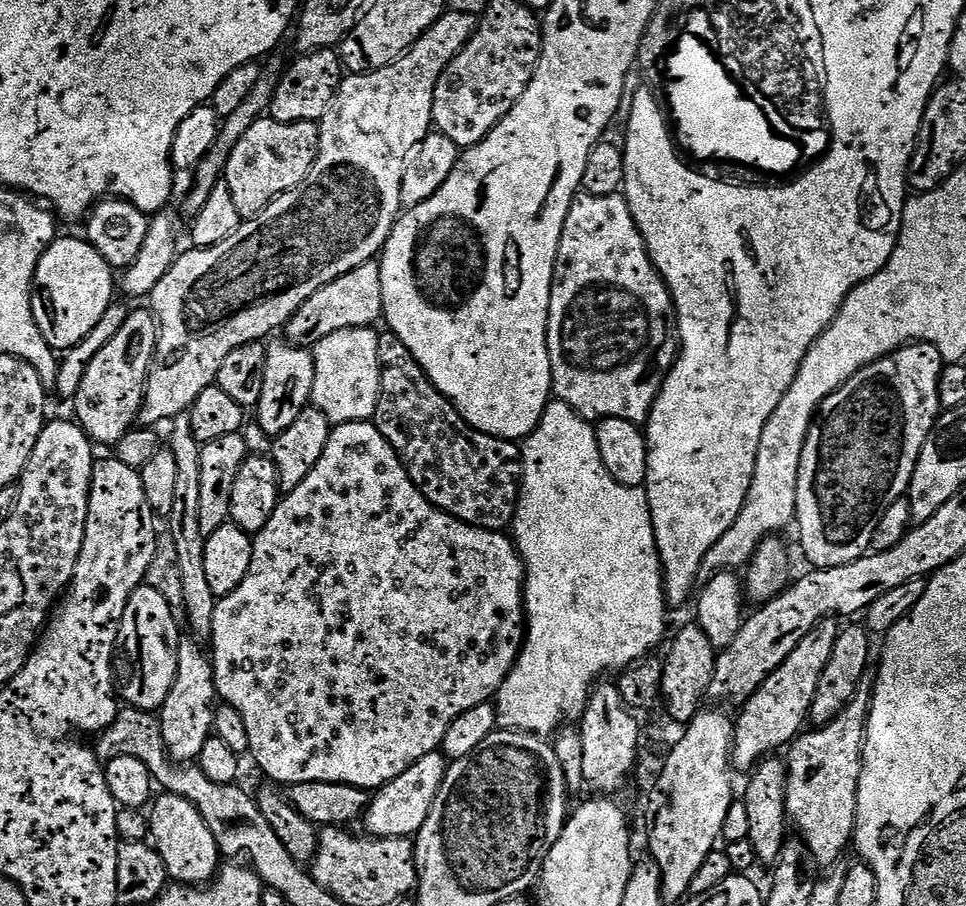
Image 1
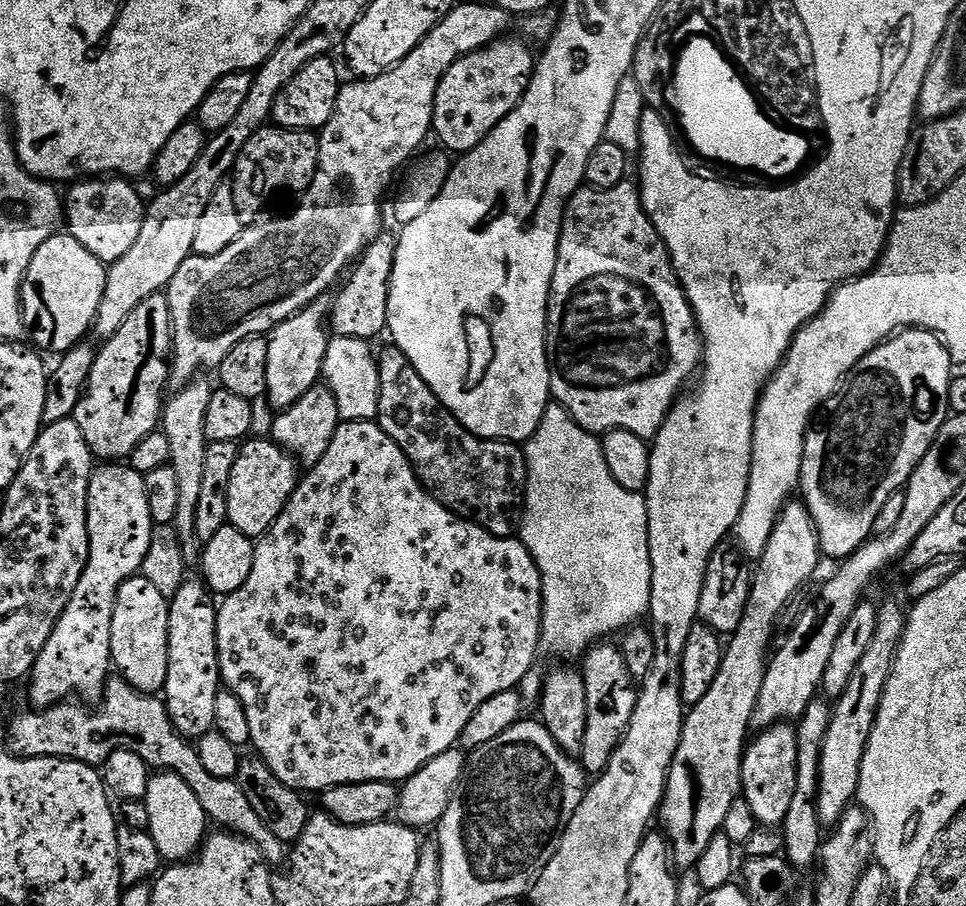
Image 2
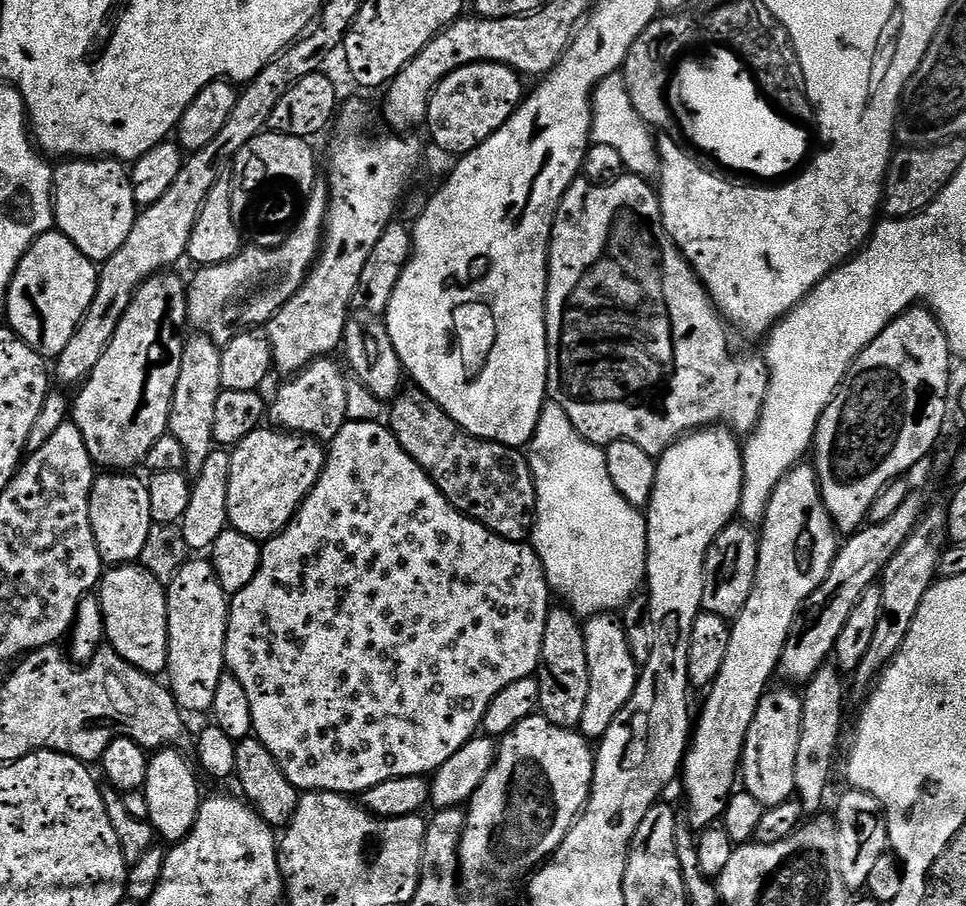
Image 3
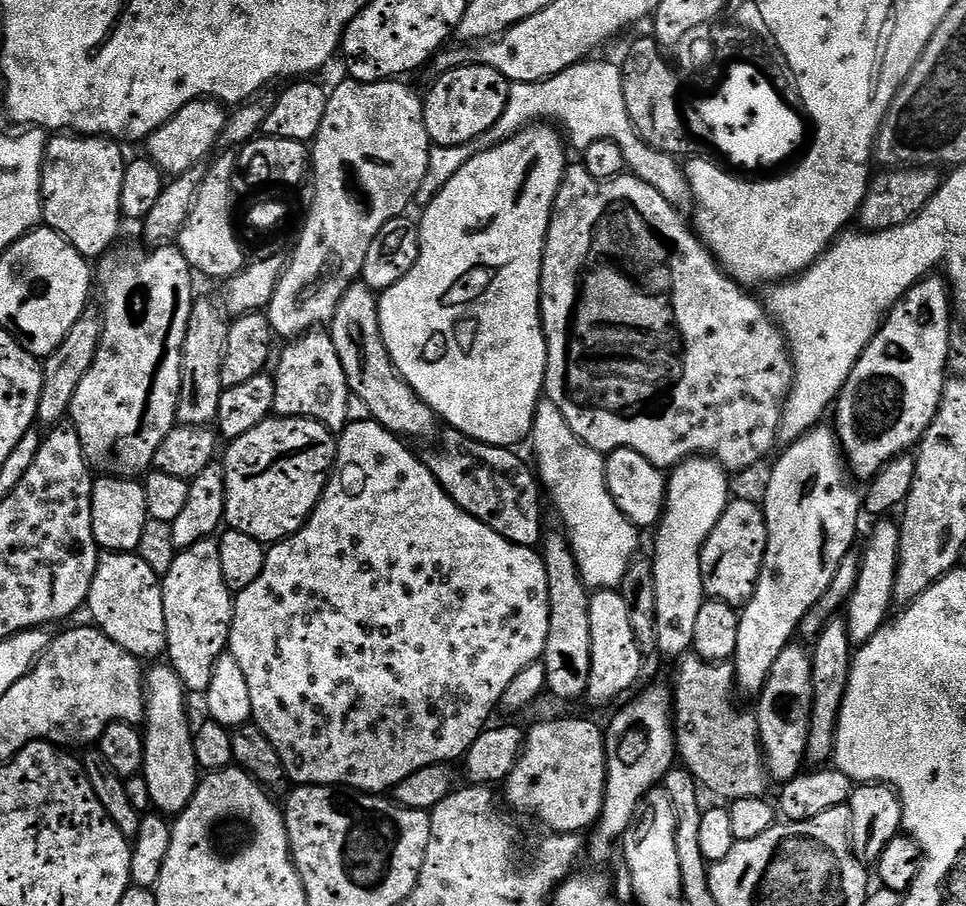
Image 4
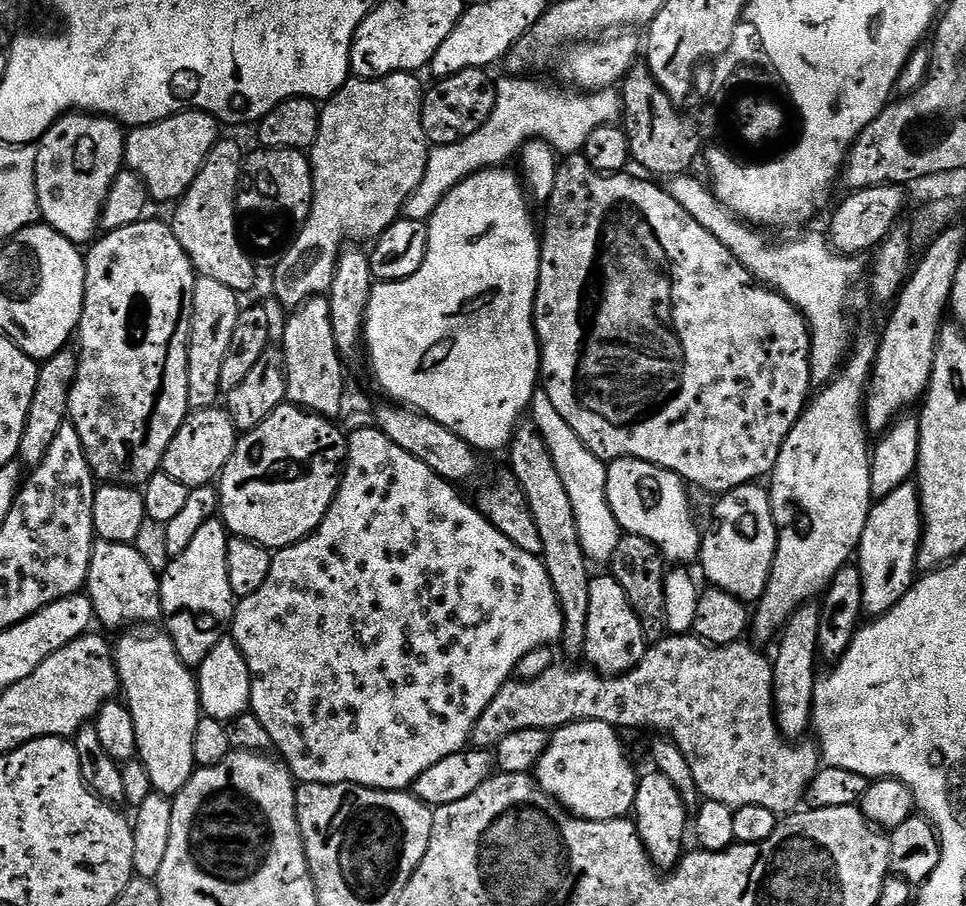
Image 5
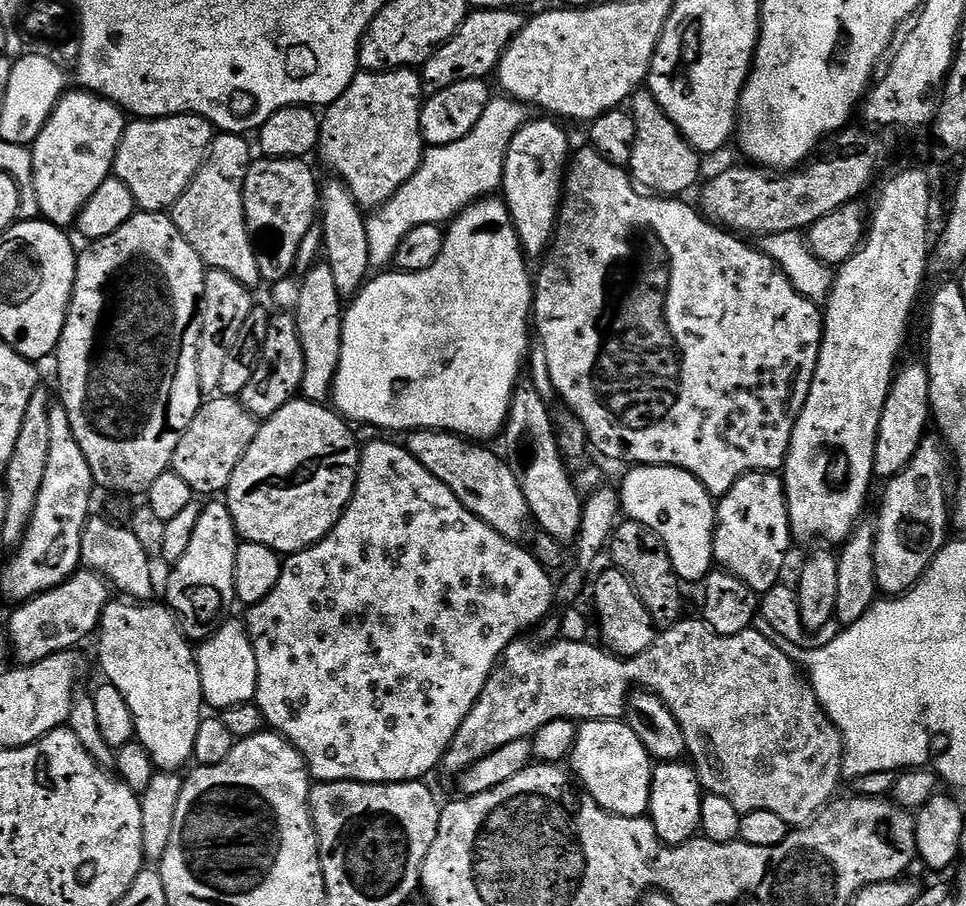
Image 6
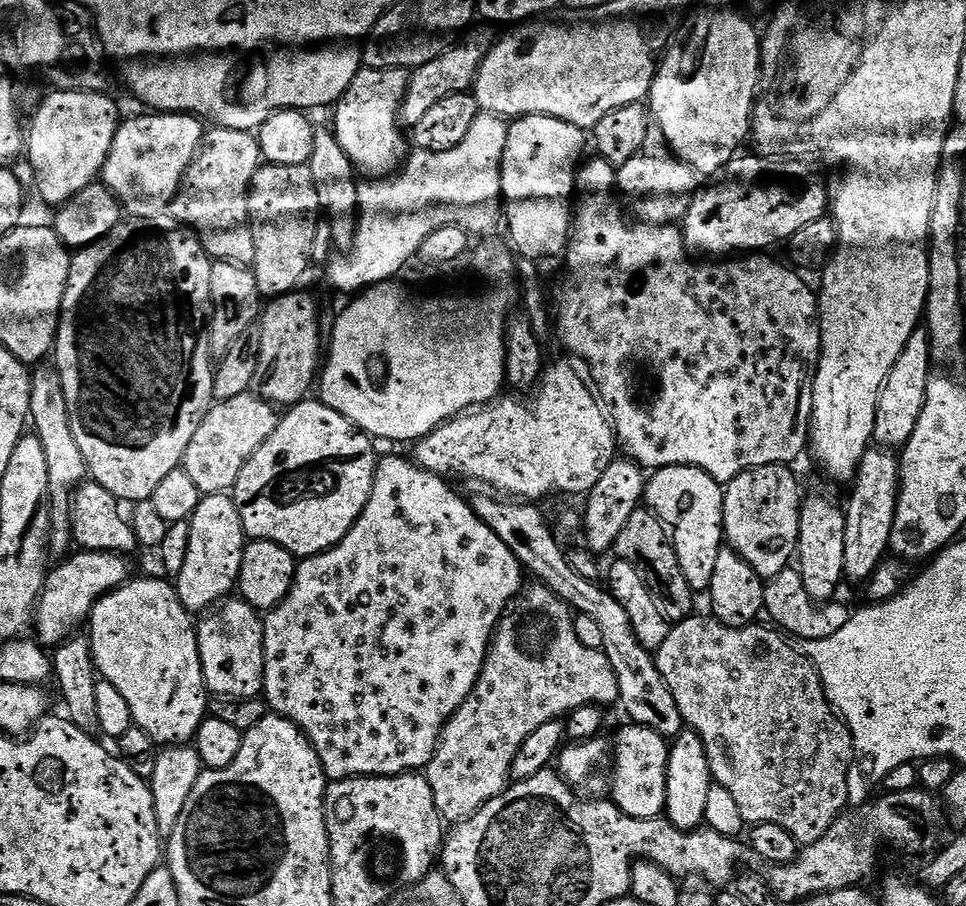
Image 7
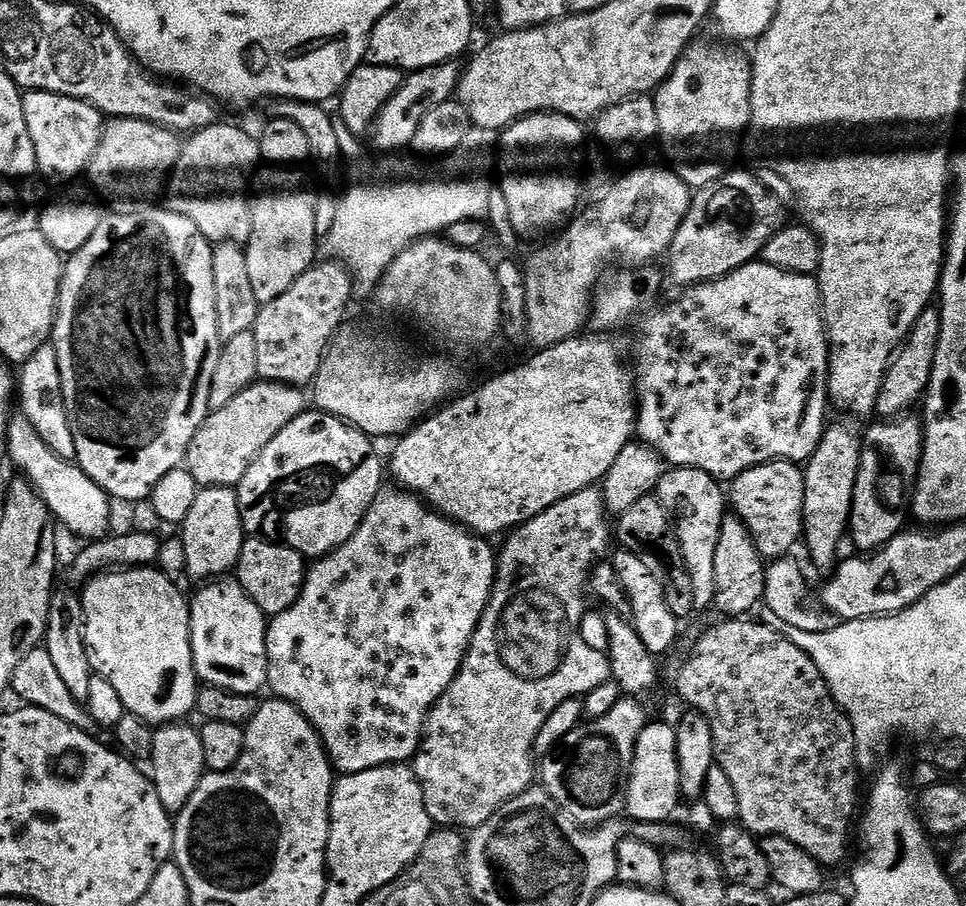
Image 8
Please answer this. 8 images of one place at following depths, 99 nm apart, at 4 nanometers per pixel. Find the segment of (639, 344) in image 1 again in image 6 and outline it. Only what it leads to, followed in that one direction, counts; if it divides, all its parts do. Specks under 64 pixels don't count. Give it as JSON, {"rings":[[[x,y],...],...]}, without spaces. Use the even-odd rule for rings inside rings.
{"rings":[[[584,146],[584,148],[578,149],[577,152],[575,149],[564,177],[564,191],[560,198],[560,215],[556,218],[556,235],[552,237],[552,243],[543,257],[542,263],[544,265],[540,268],[540,277],[537,275],[534,280],[534,332],[535,335],[536,332],[540,335],[540,344],[544,347],[544,364],[548,367],[548,372],[546,372],[547,383],[554,386],[559,403],[564,403],[576,415],[576,420],[584,427],[589,442],[606,459],[621,460],[624,466],[661,464],[671,468],[681,468],[690,474],[694,474],[694,478],[698,478],[698,482],[702,482],[702,486],[706,486],[706,490],[712,497],[719,498],[726,495],[746,474],[751,472],[779,473],[783,469],[784,459],[790,450],[790,438],[796,425],[796,419],[802,414],[802,406],[806,406],[806,398],[810,394],[810,386],[814,382],[816,367],[820,364],[818,354],[820,353],[820,343],[824,341],[824,313],[819,303],[807,300],[805,296],[798,294],[798,290],[794,290],[794,286],[788,281],[784,271],[764,252],[760,251],[759,247],[752,246],[750,248],[748,245],[743,244],[740,241],[743,239],[723,227],[713,224],[701,215],[695,207],[692,209],[690,205],[683,204],[684,202],[680,198],[661,198],[655,194],[645,194],[637,187],[631,175],[625,169],[606,162],[592,147]]]}

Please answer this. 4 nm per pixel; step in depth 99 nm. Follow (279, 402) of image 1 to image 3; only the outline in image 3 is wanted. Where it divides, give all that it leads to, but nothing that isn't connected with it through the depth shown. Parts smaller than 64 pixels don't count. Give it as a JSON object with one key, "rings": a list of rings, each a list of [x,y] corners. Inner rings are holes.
{"rings":[[[360,100],[343,101],[342,107],[338,112],[340,124],[344,129],[337,134],[332,140],[332,157],[328,160],[328,181],[326,187],[328,189],[328,218],[324,230],[324,239],[322,241],[322,251],[312,266],[312,271],[308,273],[308,277],[304,279],[303,286],[298,290],[298,294],[294,294],[294,298],[290,298],[290,302],[283,304],[277,312],[268,319],[266,331],[268,341],[272,347],[272,362],[277,373],[288,372],[287,374],[295,374],[307,368],[309,364],[316,360],[322,360],[333,355],[332,351],[339,349],[344,343],[344,331],[350,319],[348,307],[353,307],[356,299],[356,287],[362,278],[362,270],[366,270],[366,262],[370,258],[370,254],[374,250],[374,246],[378,246],[378,238],[382,238],[382,234],[386,230],[386,226],[393,223],[396,207],[400,204],[400,199],[404,196],[404,191],[408,188],[408,183],[416,176],[416,171],[422,168],[422,144],[415,140],[412,134],[388,134],[392,136],[364,136],[364,104]]]}

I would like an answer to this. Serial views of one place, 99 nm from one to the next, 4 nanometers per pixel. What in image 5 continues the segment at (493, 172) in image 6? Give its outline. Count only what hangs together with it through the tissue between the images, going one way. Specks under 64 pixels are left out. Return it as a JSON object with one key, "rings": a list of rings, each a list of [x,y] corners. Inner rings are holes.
{"rings":[[[508,78],[512,80],[495,81],[496,101],[494,110],[470,138],[466,138],[457,144],[441,144],[433,147],[428,154],[428,165],[426,174],[414,190],[414,194],[404,203],[403,215],[409,220],[427,221],[433,210],[438,206],[438,202],[454,186],[462,183],[466,177],[473,176],[476,172],[482,172],[485,168],[499,168],[507,165],[508,159],[515,157],[520,149],[530,140],[544,140],[560,154],[580,154],[586,146],[586,138],[590,138],[590,133],[598,126],[617,123],[622,116],[622,96],[616,88],[602,88],[598,92],[584,92],[581,94],[576,90],[559,92],[556,88],[547,88],[544,84],[539,84],[532,78]]]}

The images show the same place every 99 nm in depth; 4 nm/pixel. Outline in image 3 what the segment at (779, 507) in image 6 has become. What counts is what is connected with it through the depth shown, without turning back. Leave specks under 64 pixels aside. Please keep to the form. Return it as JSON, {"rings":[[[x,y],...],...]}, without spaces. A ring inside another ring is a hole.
{"rings":[[[733,522],[720,531],[718,538],[714,538],[710,550],[704,556],[703,611],[718,614],[727,621],[739,614],[754,590],[759,553],[760,537],[753,525]]]}

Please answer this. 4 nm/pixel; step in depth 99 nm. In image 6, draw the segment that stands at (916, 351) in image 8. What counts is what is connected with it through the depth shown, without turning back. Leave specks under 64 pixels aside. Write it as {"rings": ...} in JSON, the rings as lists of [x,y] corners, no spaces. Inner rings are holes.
{"rings":[[[927,363],[908,364],[899,369],[892,377],[892,385],[888,391],[888,397],[882,410],[882,418],[878,422],[878,438],[874,446],[874,473],[877,477],[881,476],[881,481],[887,482],[893,476],[898,475],[914,458],[918,446],[926,439],[927,428],[930,428],[930,374],[928,373]]]}

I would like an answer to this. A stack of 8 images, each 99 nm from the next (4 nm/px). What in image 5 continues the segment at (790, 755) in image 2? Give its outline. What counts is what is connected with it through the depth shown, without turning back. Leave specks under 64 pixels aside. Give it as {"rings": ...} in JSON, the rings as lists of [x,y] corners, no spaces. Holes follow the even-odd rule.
{"rings":[[[809,602],[794,610],[788,623],[779,633],[780,645],[772,660],[774,674],[774,700],[776,702],[776,725],[789,741],[796,742],[813,727],[812,707],[814,690],[818,679],[816,660],[818,661],[818,624],[820,622],[820,604]]]}

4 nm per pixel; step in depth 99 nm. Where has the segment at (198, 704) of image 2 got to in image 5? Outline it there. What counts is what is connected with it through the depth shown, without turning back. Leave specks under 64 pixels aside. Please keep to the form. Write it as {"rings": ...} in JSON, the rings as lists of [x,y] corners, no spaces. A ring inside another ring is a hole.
{"rings":[[[219,519],[207,520],[198,526],[198,534],[190,538],[186,547],[179,549],[160,576],[160,612],[165,616],[163,631],[174,642],[176,653],[182,663],[190,669],[199,669],[200,663],[214,650],[220,640],[225,639],[226,629],[236,613],[238,598],[230,590],[230,578],[226,570],[226,550],[230,533]]]}

